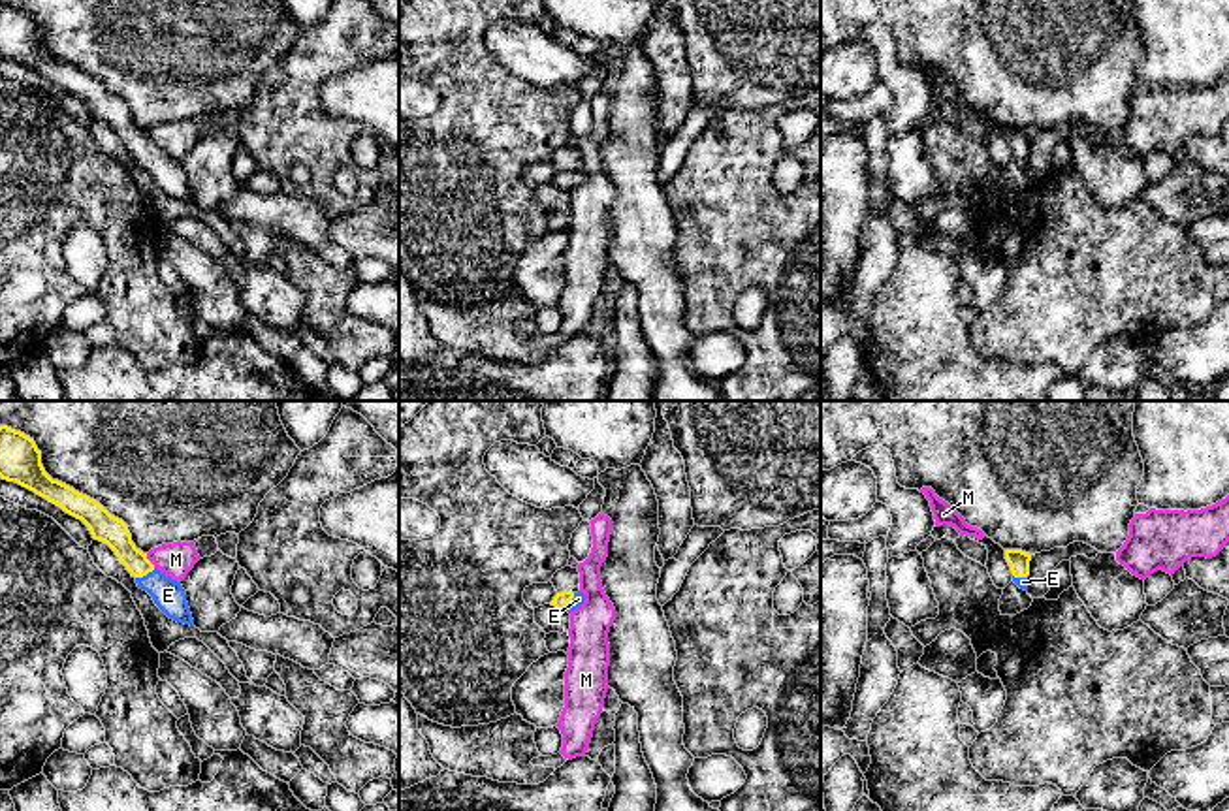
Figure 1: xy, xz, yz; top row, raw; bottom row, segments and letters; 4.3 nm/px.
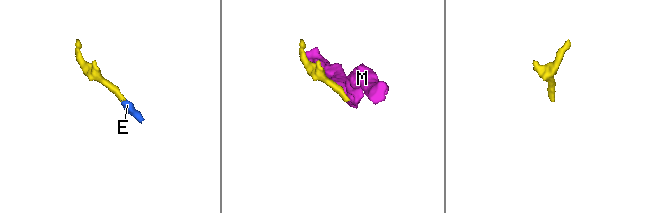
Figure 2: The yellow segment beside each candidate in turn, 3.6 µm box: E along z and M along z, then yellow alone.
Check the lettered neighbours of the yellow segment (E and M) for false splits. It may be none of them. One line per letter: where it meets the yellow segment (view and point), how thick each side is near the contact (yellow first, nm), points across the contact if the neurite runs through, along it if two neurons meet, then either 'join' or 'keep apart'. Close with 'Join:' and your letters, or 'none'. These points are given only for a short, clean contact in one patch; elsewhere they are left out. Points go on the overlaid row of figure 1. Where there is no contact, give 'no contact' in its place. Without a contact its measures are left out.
E: meets yellow in xy at (145, 574); 120 nm thick on the yellow side, 140 nm on the other; runs through xy (108, 529), (145, 574), (168, 595); join
M: meets yellow in xy at (149, 561); 120 nm thick on the yellow side, 150 nm on the other; border along xy (145, 554), (155, 567); keep apart
Join: E

